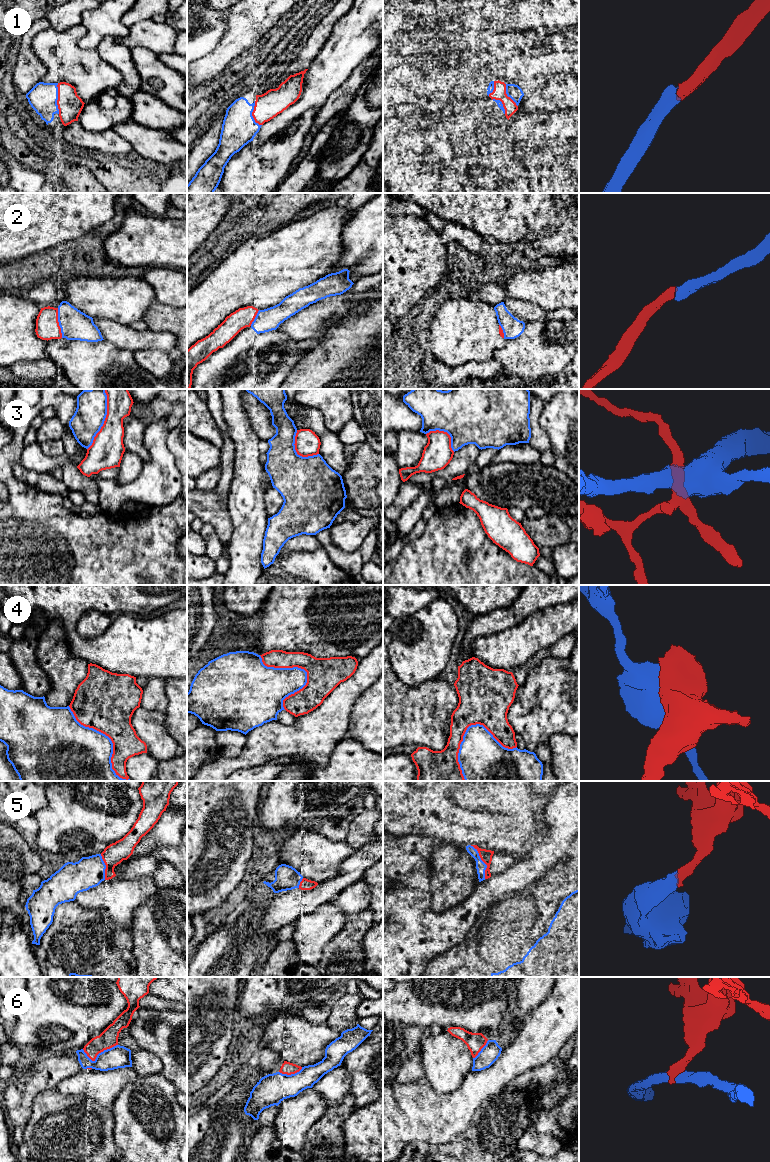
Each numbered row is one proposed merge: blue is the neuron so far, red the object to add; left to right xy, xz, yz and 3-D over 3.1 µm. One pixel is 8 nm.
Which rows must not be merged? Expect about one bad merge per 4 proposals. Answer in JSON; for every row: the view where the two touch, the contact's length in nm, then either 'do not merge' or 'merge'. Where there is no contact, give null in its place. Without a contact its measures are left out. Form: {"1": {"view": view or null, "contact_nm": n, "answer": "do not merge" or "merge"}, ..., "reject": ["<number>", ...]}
{"1": {"view": "xy", "contact_nm": 240, "answer": "merge"}, "2": {"view": "xy", "contact_nm": 240, "answer": "merge"}, "3": {"view": "xy", "contact_nm": 500, "answer": "do not merge"}, "4": {"view": "yz", "contact_nm": 500, "answer": "do not merge"}, "5": {"view": "yz", "contact_nm": 300, "answer": "merge"}, "6": {"view": "xy", "contact_nm": 300, "answer": "do not merge"}, "reject": ["3", "4", "6"]}

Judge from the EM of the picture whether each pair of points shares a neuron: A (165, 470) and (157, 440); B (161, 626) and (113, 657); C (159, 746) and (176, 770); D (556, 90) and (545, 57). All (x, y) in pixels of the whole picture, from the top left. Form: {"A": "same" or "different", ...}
{"A": "same", "B": "same", "C": "different", "D": "different"}

